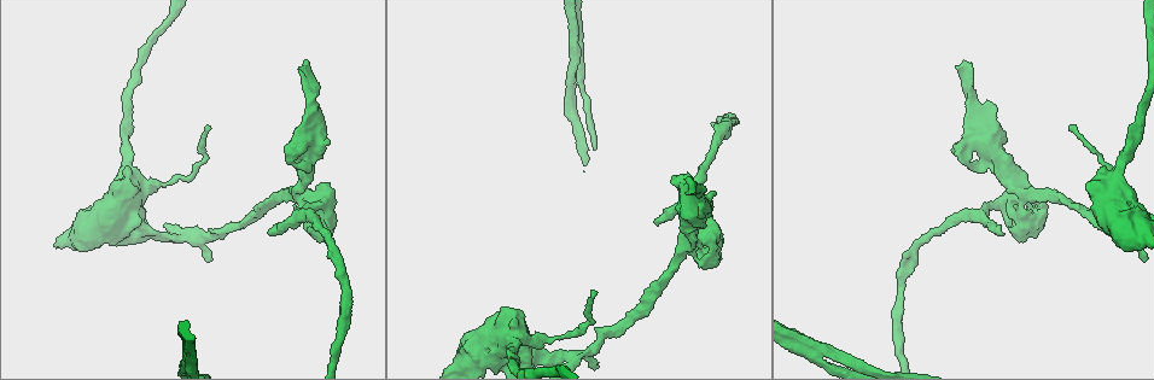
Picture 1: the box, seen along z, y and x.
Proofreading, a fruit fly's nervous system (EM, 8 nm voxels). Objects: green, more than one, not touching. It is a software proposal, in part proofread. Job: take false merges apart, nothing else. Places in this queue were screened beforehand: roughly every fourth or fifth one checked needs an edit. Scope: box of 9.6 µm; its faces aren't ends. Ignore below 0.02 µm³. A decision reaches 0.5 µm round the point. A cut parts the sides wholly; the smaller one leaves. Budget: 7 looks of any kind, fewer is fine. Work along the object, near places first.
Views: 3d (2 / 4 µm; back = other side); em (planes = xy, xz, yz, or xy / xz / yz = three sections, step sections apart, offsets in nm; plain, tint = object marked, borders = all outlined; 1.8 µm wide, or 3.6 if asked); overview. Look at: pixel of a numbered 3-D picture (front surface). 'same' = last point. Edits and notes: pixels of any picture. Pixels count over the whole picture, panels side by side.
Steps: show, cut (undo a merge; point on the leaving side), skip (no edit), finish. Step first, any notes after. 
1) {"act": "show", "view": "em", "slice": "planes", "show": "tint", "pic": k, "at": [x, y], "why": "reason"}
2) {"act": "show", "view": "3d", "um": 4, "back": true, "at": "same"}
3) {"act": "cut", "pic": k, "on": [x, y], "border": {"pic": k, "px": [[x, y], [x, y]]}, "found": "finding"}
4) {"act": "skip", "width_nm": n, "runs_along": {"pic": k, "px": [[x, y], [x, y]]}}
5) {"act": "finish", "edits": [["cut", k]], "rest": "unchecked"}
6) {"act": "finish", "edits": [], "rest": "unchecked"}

{"act": "show", "view": "3d", "um": 4, "pic": 1, "at": [463, 359], "why": "abrupt turn"}

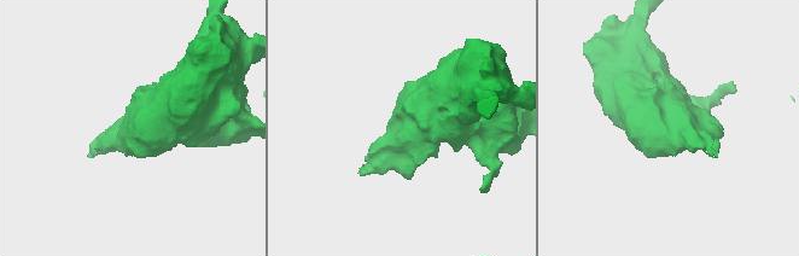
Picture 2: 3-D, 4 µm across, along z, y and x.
{"act": "show", "view": "em", "um": 3.6, "slice": "xy", "step": 4, "show": "tint", "pic": 2, "at": [131, 130]}

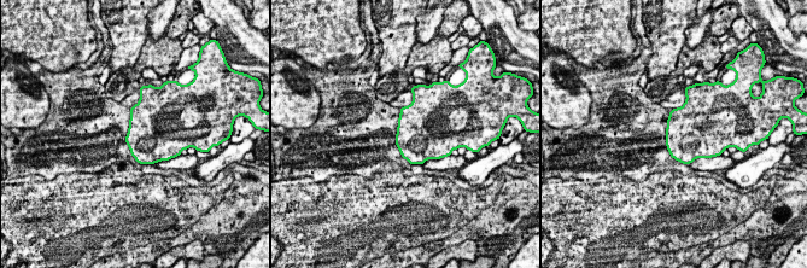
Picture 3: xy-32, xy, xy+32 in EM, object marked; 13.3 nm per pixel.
{"act": "show", "view": "em", "um": 3.6, "slice": "planes", "show": "tint", "at": "same"}

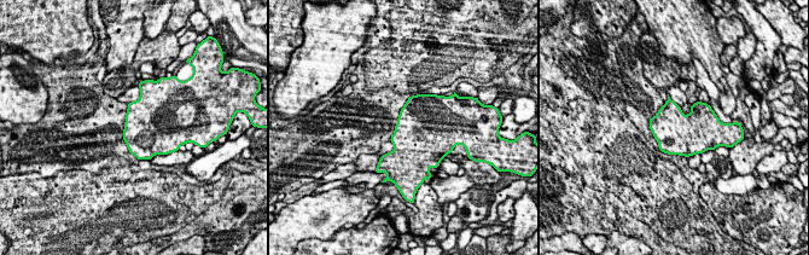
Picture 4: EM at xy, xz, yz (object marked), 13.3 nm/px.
{"act": "skip", "found": "continuous, no second neuron"}

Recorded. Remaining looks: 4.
{"act": "show", "view": "em", "slice": "xy", "step": 8, "show": "tint", "pic": 1, "at": [174, 236], "why": "sharp bend"}

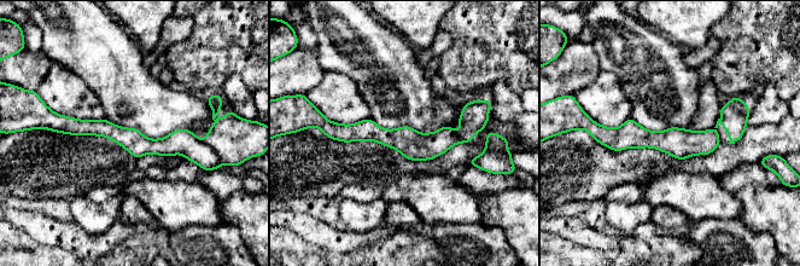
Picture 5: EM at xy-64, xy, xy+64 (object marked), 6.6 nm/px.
{"act": "cut", "pic": 5, "on": [234, 139], "found": "two neurons meet here"}

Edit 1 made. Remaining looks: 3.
{"act": "show", "view": "3d", "um": 2, "pic": 1, "at": [190, 360], "why": "touches itself"}

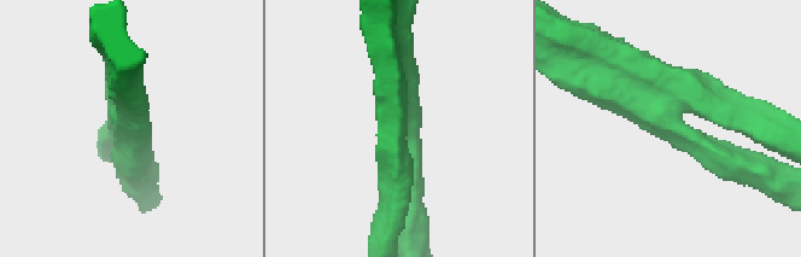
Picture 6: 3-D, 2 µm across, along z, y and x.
{"act": "show", "view": "em", "slice": "planes", "show": "tint", "pic": 6, "at": [677, 133], "arm_widths_nm": [280, 280]}

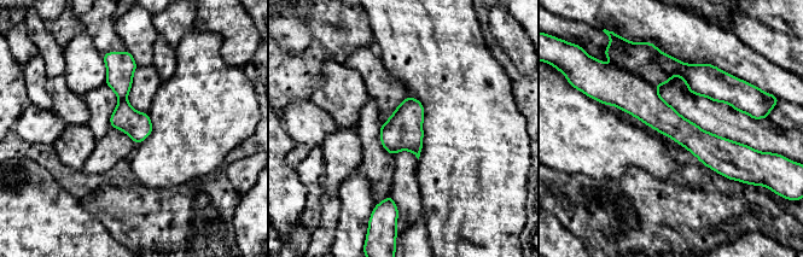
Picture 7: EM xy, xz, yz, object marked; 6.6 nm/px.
{"act": "cut", "pic": 7, "on": [609, 85], "width_nm": 180, "part_leaving": {"pic": 7, "px": [[606, 100], [742, 151]]}, "found": "two neurons meet here"}

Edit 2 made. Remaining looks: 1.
{"act": "finish", "edits": [["cut", 5], ["cut", 7]], "rest": "unchecked"}

